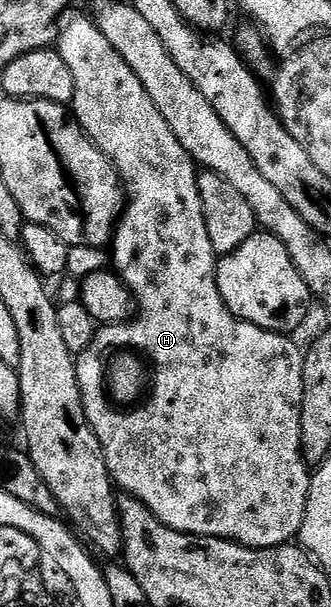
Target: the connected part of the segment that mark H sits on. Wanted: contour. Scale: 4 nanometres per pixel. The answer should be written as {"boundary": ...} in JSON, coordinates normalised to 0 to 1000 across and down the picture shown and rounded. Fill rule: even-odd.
{"boundary":[[[281,33],[224,35],[196,49],[193,46],[175,56],[169,69],[175,89],[193,97],[193,104],[205,104],[205,117],[218,117],[218,130],[224,132],[224,163],[218,168],[218,191],[236,206],[260,219],[260,224],[281,232],[284,241],[344,270],[344,280],[356,283],[356,292],[369,298],[375,313],[375,343],[369,356],[344,381],[344,395],[338,399],[338,437],[350,445],[369,465],[381,468],[393,478],[405,481],[405,499],[414,509],[411,526],[381,529],[369,535],[314,535],[287,547],[278,565],[248,582],[233,583],[230,600],[236,603],[236,629],[242,631],[242,651],[254,664],[254,677],[266,697],[278,703],[278,710],[302,723],[308,741],[314,743],[314,756],[320,768],[332,778],[332,784],[353,804],[372,814],[405,819],[414,825],[429,825],[465,847],[480,852],[498,865],[520,868],[547,878],[577,878],[595,885],[662,885],[680,891],[707,891],[719,898],[746,898],[764,904],[807,904],[810,901],[834,901],[837,898],[873,898],[897,886],[906,868],[918,862],[918,842],[931,835],[931,815],[937,814],[937,789],[943,784],[940,768],[927,766],[924,755],[912,751],[912,666],[918,664],[918,582],[915,577],[900,577],[900,568],[867,550],[828,549],[819,542],[789,542],[746,529],[725,529],[692,506],[677,499],[677,493],[659,478],[659,451],[653,448],[653,418],[640,407],[640,397],[628,394],[628,374],[616,367],[616,348],[604,334],[604,315],[598,313],[598,288],[601,280],[592,277],[583,262],[568,255],[568,249],[556,249],[556,242],[544,242],[544,229],[532,229],[532,222],[520,222],[520,209],[508,209],[508,203],[495,203],[495,189],[483,189],[483,183],[471,183],[471,170],[459,170],[459,163],[447,163],[447,150],[435,150],[435,137],[423,137],[423,130],[411,130],[411,117],[399,117],[399,110],[387,110],[387,104],[375,104],[369,92],[350,84],[350,77],[338,77],[338,71],[326,71],[326,64],[314,64],[314,58]]]}

